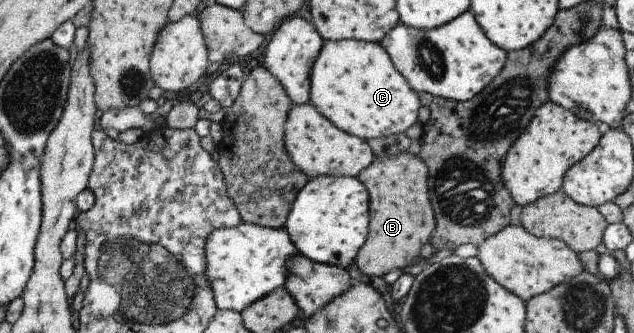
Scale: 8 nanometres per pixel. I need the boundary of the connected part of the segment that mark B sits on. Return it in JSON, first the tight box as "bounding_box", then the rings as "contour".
{"bounding_box":[354,152,435,277],"contour":[[[401,152],[392,156],[374,156],[371,163],[362,169],[356,178],[367,190],[369,198],[368,230],[363,245],[356,253],[354,262],[367,277],[382,277],[391,269],[403,269],[419,256],[419,248],[429,241],[435,218],[428,194],[428,169],[419,156]]]}

